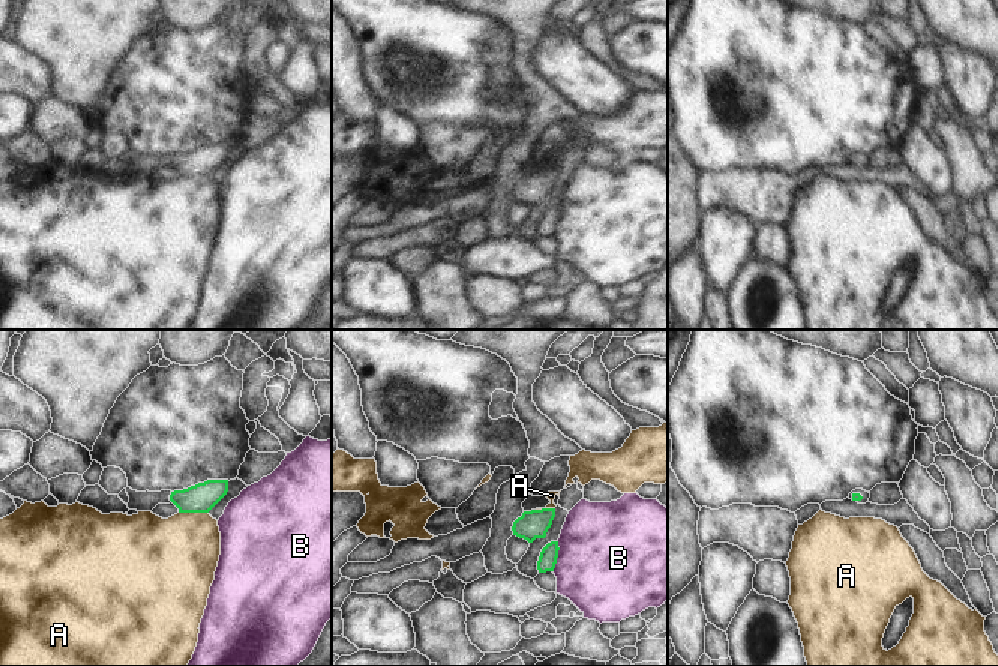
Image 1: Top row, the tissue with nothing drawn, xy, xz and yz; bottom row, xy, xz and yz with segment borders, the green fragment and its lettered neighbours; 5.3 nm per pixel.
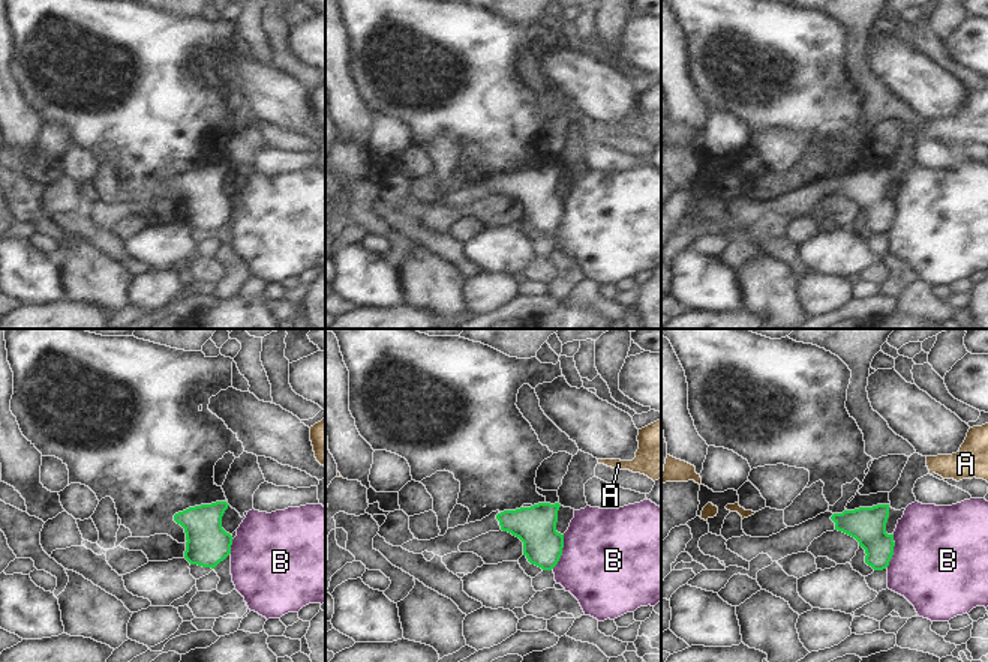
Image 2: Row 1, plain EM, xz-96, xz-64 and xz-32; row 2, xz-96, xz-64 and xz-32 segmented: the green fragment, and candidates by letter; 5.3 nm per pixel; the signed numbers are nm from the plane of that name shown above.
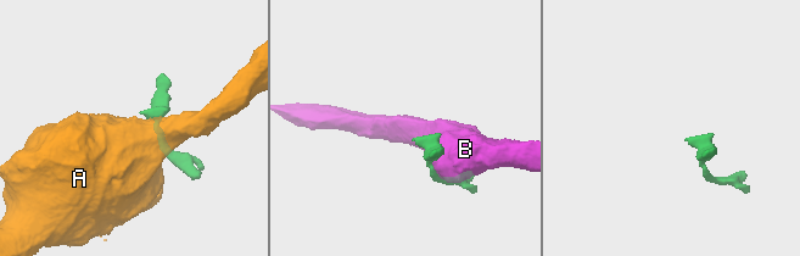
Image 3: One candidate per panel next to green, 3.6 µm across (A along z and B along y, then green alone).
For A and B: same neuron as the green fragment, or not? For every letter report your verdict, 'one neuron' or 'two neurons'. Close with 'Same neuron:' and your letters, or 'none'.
A: two neurons
B: two neurons
Same neuron: none

